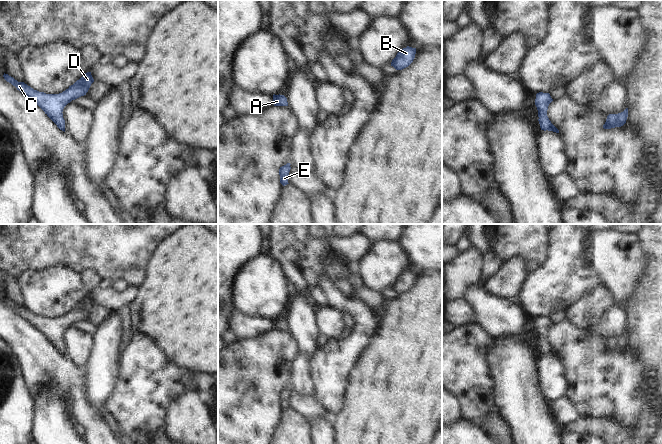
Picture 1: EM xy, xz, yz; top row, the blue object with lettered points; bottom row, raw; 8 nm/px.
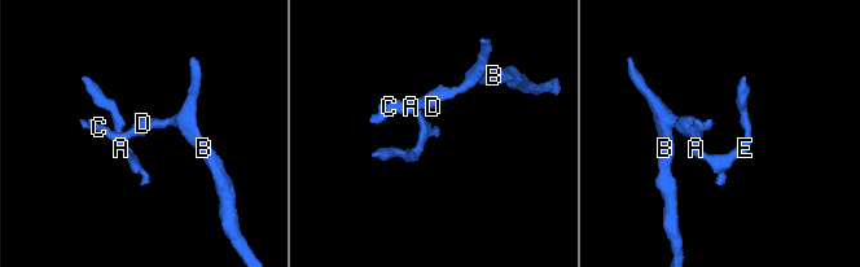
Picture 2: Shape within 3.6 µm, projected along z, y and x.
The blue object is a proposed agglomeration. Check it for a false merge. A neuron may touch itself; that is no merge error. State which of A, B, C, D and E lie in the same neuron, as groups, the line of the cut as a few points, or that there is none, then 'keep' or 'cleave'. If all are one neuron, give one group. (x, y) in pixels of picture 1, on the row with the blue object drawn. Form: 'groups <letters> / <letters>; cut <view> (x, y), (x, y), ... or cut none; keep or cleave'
groups A B C D E; cut none; keep

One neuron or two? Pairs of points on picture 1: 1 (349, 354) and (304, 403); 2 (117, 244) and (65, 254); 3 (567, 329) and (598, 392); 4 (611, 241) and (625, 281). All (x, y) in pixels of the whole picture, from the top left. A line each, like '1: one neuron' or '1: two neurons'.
1: two neurons
2: one neuron
3: one neuron
4: one neuron

